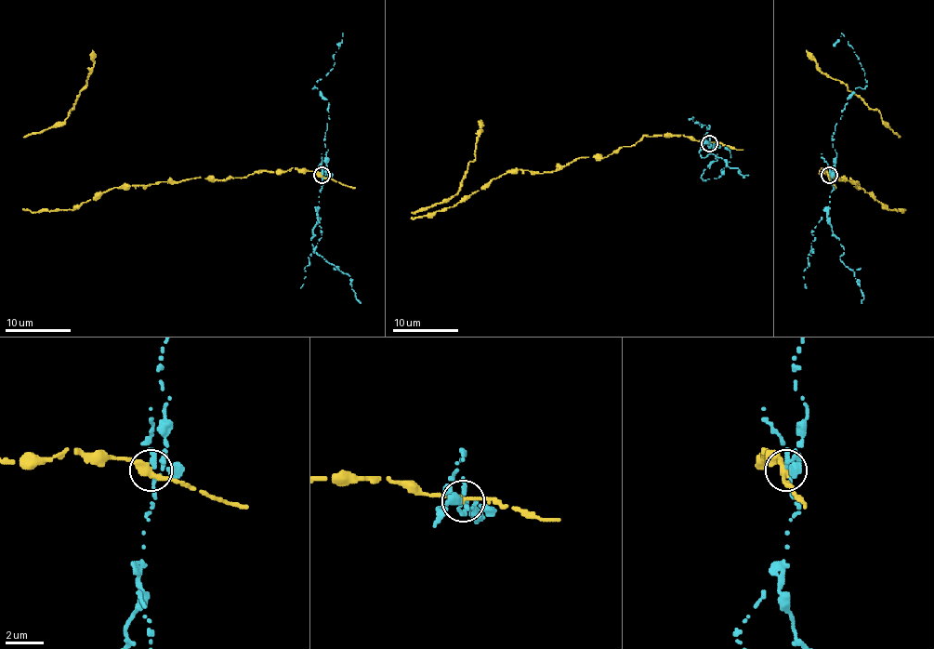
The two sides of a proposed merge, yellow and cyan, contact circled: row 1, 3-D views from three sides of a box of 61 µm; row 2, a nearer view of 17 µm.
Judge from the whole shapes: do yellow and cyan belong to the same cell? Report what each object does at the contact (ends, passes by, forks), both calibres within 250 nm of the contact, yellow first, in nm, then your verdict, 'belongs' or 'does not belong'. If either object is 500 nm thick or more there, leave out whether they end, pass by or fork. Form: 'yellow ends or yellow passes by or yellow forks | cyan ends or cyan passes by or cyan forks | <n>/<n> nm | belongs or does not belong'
yellow passes by | cyan forks | 360/200 nm | does not belong

